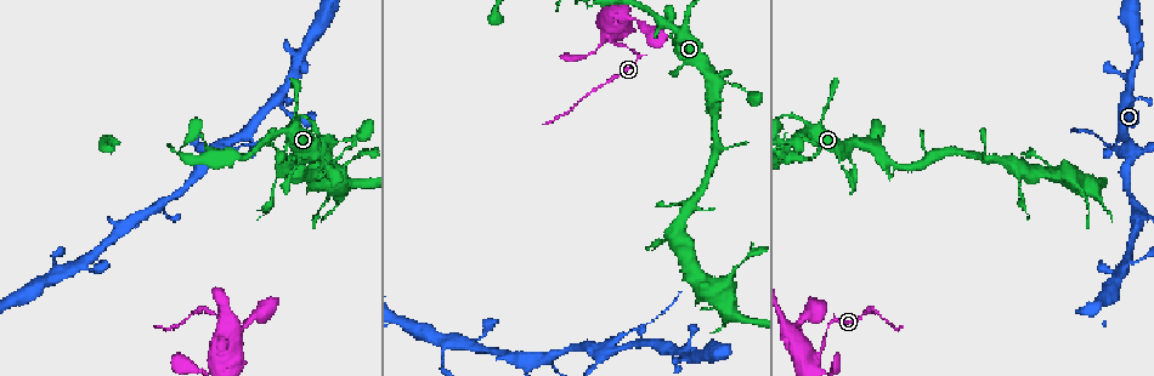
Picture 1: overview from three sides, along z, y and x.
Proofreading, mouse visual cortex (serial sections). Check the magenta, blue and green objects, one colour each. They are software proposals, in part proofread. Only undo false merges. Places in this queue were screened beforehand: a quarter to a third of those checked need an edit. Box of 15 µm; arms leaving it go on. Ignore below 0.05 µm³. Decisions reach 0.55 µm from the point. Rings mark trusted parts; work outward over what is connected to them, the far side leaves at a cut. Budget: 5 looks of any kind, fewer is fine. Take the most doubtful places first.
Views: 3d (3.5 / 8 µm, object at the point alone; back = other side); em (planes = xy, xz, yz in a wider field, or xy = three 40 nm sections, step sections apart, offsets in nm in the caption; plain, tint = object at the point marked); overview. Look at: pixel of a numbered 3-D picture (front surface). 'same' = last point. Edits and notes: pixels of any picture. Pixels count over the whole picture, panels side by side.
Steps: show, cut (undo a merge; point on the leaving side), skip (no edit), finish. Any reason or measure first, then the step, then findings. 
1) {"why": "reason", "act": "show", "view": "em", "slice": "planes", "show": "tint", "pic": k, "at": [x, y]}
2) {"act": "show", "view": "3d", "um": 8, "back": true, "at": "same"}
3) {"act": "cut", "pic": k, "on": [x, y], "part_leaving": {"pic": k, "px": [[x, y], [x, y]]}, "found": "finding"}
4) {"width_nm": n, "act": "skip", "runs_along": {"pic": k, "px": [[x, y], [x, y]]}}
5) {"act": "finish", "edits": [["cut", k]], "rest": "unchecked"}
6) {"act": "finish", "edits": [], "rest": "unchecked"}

{"why": "arms part here", "act": "show", "view": "em", "slice": "xy", "step": 3, "show": "tint", "pic": 1, "at": [637, 344]}

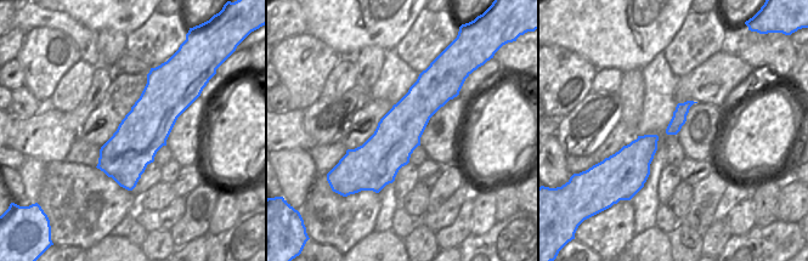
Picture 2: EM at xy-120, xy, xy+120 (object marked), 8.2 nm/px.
{"why": "see where the arms go", "act": "show", "view": "3d", "um": 3.5, "at": "same"}

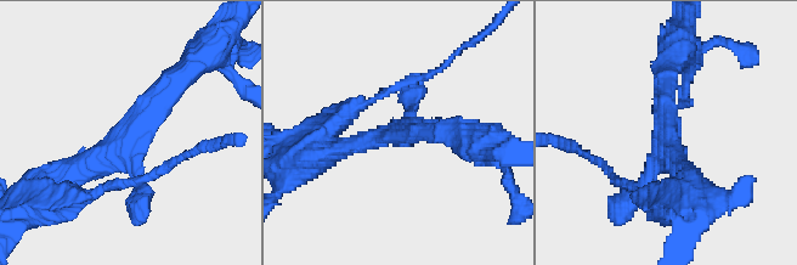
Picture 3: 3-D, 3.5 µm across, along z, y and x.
{"arm_widths_nm": [150, 250, 250], "act": "skip", "runs_along": {"pic": 3, "px": [[177, 82], [122, 141], [58, 186]]}, "found": "one cell here"}

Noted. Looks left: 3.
{"why": "three arms meet", "act": "show", "view": "3d", "um": 8, "pic": 1, "at": [449, 344]}

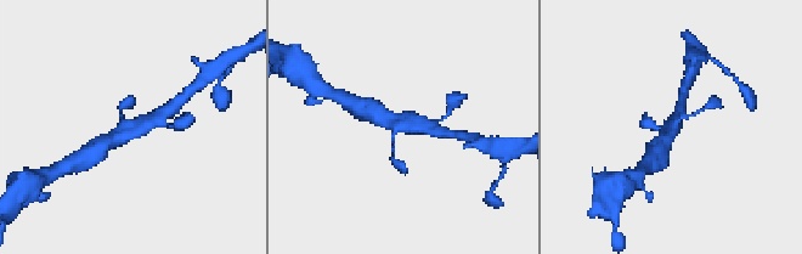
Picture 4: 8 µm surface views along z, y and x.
{"arms": 3, "arm_widths_nm": [100, 350, 400], "why": "now the EM", "act": "show", "view": "em", "slice": "xy", "step": 5, "show": "tint", "pic": 4, "at": [672, 126]}

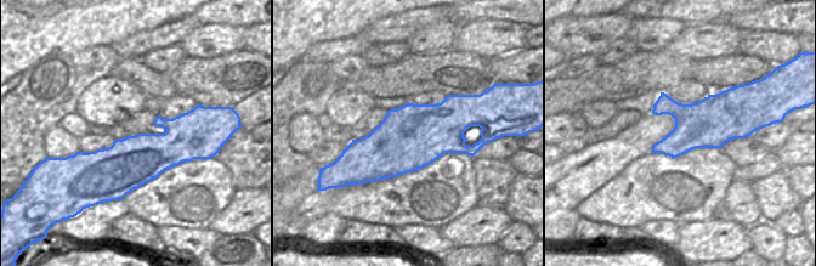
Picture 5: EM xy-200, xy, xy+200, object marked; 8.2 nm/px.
{"act": "skip", "runs_along": {"pic": 4, "px": [[164, 113], [103, 142]]}, "found": "continuous, no second cell"}

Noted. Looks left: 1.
{"act": "finish", "edits": [], "rest": "unchecked"}

